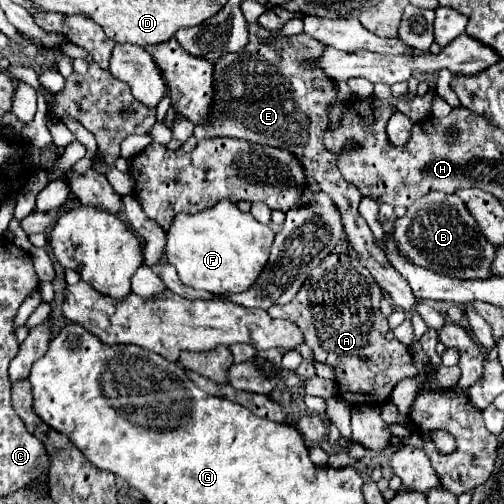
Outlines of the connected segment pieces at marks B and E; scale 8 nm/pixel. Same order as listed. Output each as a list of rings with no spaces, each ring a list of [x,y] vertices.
[[[432,192],[416,200],[406,210],[406,214],[396,220],[394,238],[400,252],[408,256],[416,266],[432,268],[434,272],[464,280],[490,278],[490,264],[494,260],[496,248],[488,244],[488,240],[480,234],[478,224],[456,194],[448,196],[442,192]]]
[[[250,36],[250,44],[244,48],[244,52],[224,54],[220,60],[216,60],[212,118],[210,122],[194,128],[196,140],[200,142],[212,136],[230,136],[230,138],[248,140],[252,144],[290,150],[304,166],[306,176],[314,180],[318,188],[324,190],[334,200],[344,220],[350,248],[354,250],[360,264],[370,270],[370,274],[376,278],[380,288],[388,292],[392,304],[406,314],[420,314],[426,326],[438,332],[446,324],[444,316],[438,310],[434,310],[430,304],[418,302],[412,288],[408,288],[408,282],[388,264],[384,252],[376,246],[372,230],[358,212],[358,204],[362,200],[358,188],[348,184],[340,176],[336,168],[338,154],[328,152],[322,142],[324,130],[330,124],[326,106],[330,100],[336,98],[336,92],[332,88],[330,78],[320,68],[316,66],[304,68],[302,60],[320,56],[324,44],[320,44],[314,38],[295,37],[295,42],[284,42],[284,40],[286,38],[280,36],[270,42],[258,42],[256,36]]]

